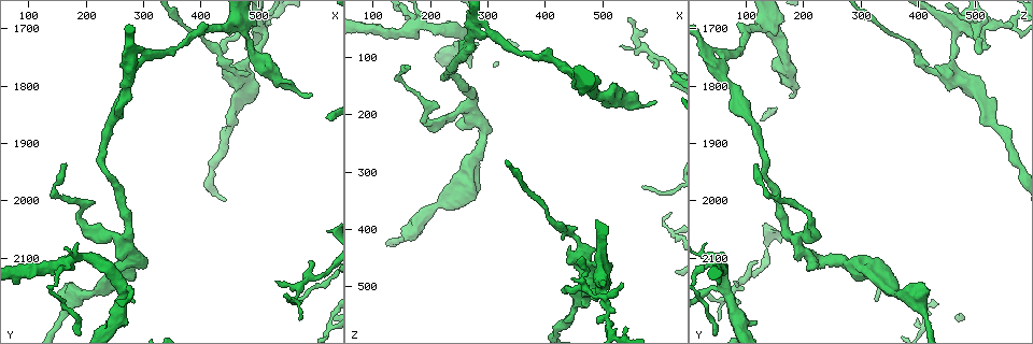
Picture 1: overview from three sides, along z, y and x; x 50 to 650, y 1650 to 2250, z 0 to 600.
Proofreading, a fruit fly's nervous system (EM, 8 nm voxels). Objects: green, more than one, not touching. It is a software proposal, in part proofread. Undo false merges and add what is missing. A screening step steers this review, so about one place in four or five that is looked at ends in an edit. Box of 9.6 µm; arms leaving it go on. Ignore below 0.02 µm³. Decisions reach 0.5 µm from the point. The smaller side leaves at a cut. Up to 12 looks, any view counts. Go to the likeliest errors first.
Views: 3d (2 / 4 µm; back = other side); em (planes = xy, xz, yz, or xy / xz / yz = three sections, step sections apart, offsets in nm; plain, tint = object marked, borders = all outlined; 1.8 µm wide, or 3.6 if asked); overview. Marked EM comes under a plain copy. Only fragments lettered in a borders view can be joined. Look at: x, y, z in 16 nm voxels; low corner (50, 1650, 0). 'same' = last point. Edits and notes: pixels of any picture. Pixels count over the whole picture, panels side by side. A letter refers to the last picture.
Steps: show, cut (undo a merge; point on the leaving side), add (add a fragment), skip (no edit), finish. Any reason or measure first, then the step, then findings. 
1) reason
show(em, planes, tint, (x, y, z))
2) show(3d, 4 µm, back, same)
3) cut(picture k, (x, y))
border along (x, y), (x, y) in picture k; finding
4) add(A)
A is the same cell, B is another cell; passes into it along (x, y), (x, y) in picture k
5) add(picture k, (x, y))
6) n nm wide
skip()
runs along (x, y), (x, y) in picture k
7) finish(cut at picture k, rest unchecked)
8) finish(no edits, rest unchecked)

calibre changes
show(em, planes, borders, (175, 2100, 40))

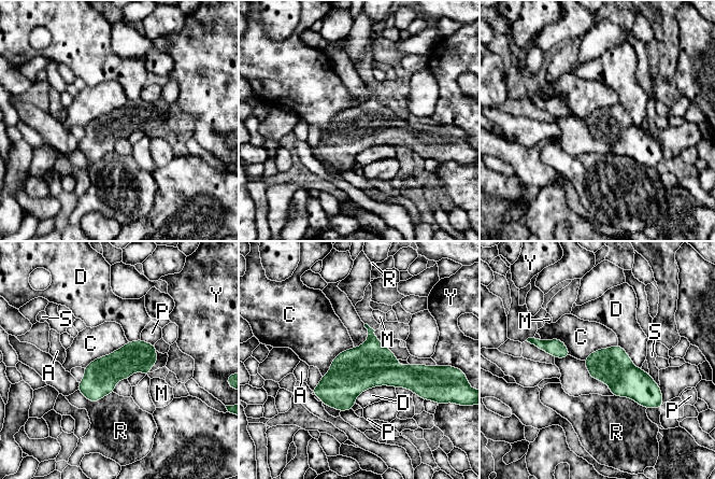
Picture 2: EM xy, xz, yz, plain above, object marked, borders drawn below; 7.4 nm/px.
240 nm wide
skip()
A, C, D, M, P, R, S and Y are other cells; border along (128, 341), (84, 368) in picture 2; all the same cell

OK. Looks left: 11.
show(em, yz, step 8, tint, (590, 2110, 115))

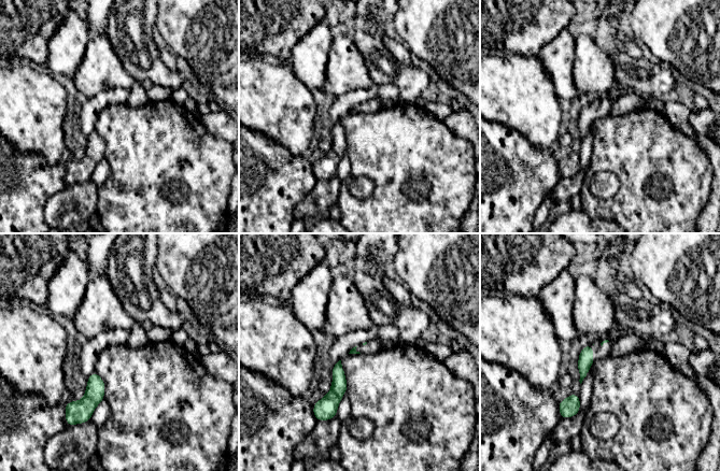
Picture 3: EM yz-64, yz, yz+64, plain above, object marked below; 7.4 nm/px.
show(em, planes, borders, same)

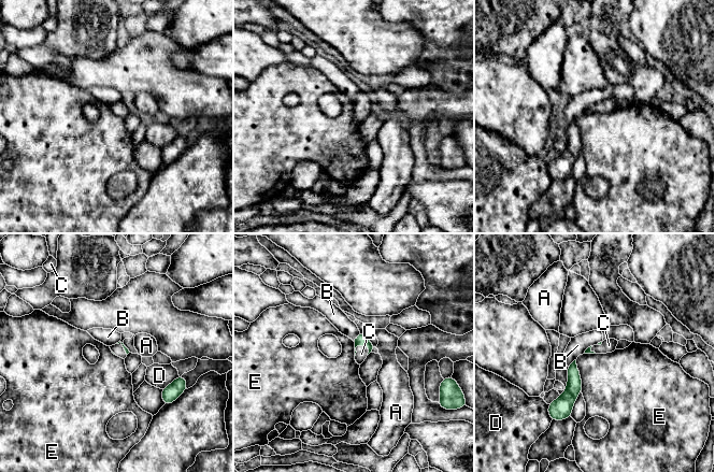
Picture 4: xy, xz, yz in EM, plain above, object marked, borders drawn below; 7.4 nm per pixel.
add(C)
C is the same cell, A, B, D and E are other cells; passes into it along (362, 339), (357, 345), (361, 354) in picture 4; the cell continues

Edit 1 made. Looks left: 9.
a fork
show(em, yz, step 16, tint, (180, 2170, 390))

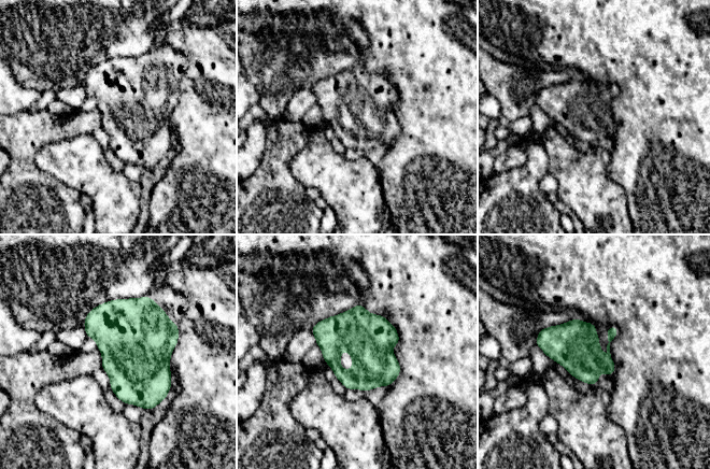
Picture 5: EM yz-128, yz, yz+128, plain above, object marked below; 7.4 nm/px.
show(em, planes, borders, same)

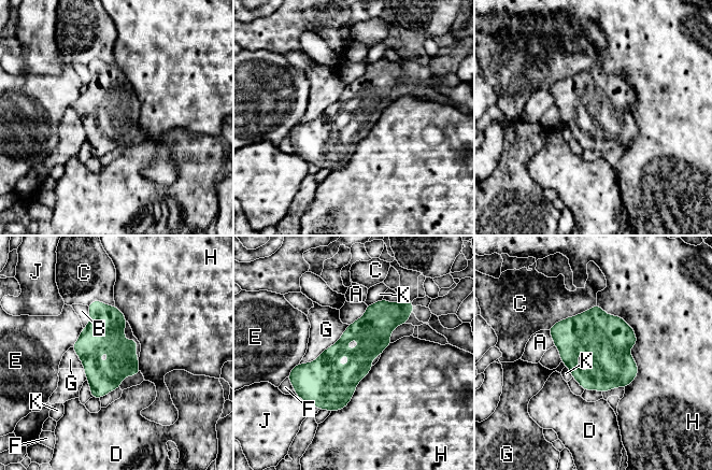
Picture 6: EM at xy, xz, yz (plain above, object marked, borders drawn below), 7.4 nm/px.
skip()
A, B, C, D, E, F, G, H, J and K are other cells; border along (597, 303), (637, 340), (624, 389) in picture 6; one cell here

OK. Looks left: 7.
long arm stops here
show(em, planes, borders, (595, 1815, 175))

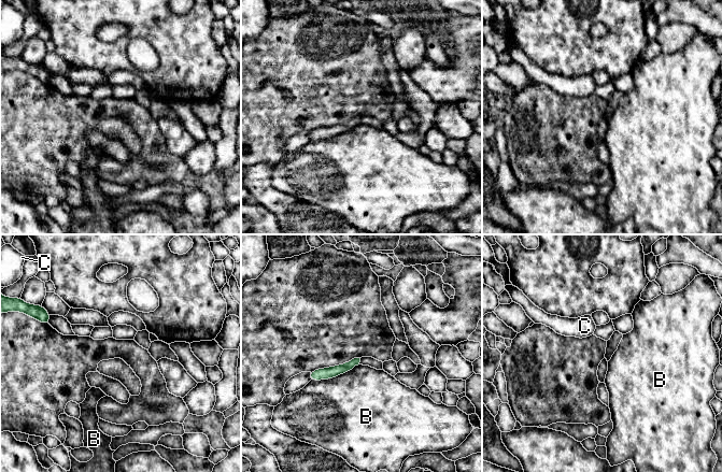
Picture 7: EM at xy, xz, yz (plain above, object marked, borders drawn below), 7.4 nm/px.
skip()
B and C are other cells; border along (358, 363), (333, 377), (310, 381) in picture 7; none of them fits

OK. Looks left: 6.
finish(add at picture 4, rest unchecked)

